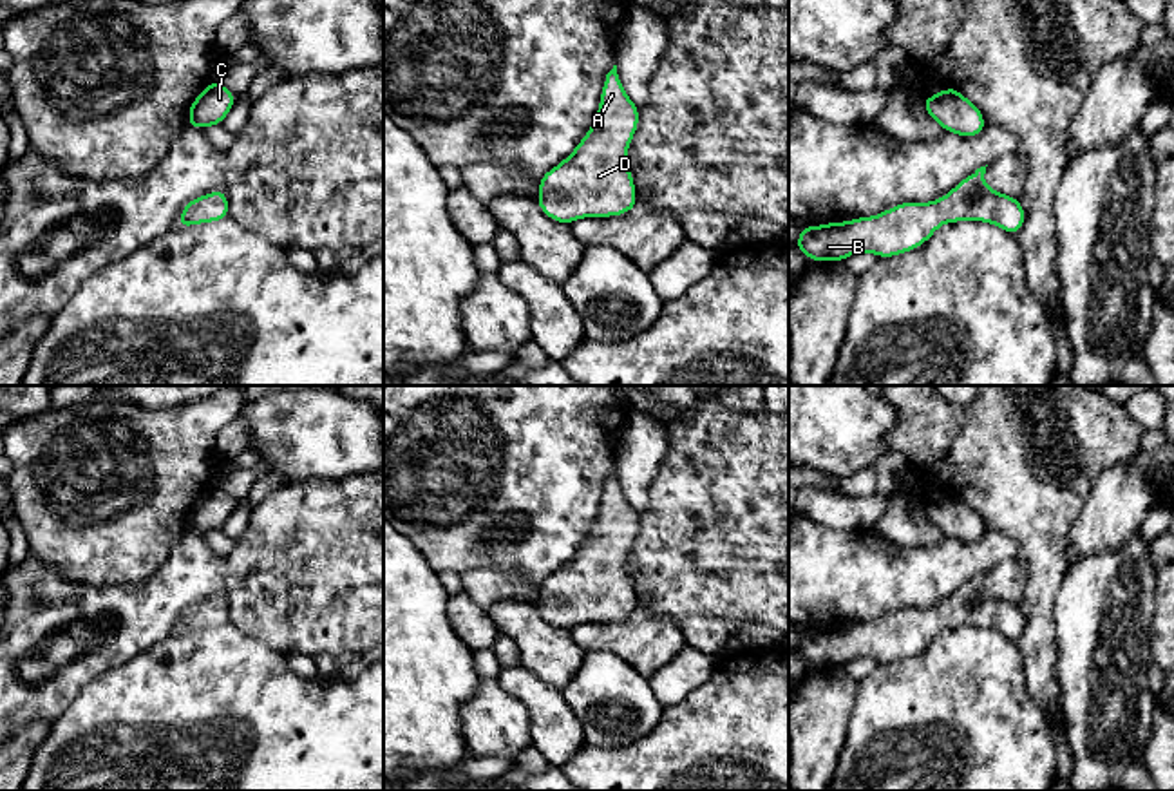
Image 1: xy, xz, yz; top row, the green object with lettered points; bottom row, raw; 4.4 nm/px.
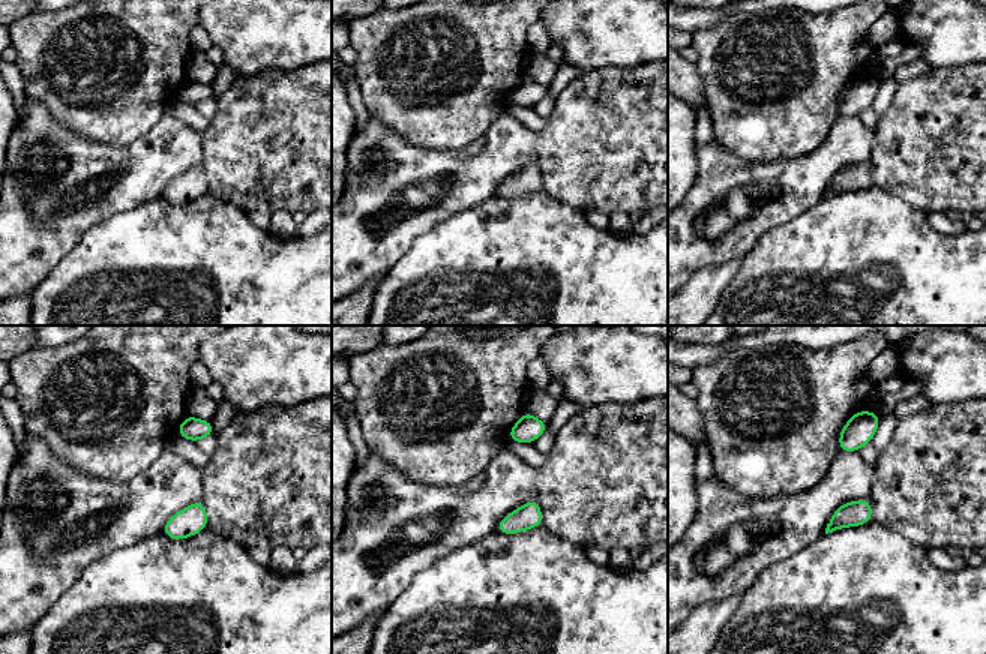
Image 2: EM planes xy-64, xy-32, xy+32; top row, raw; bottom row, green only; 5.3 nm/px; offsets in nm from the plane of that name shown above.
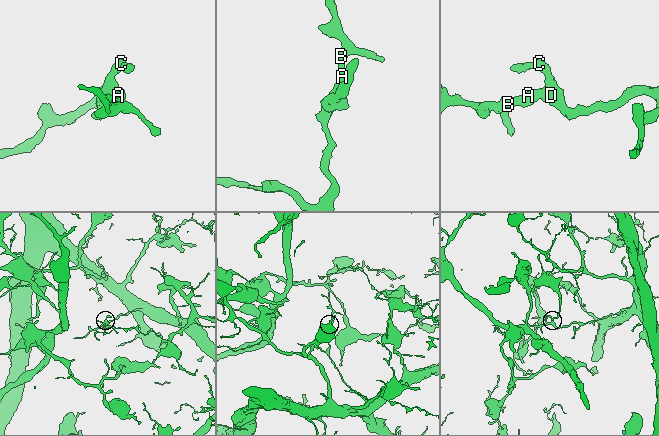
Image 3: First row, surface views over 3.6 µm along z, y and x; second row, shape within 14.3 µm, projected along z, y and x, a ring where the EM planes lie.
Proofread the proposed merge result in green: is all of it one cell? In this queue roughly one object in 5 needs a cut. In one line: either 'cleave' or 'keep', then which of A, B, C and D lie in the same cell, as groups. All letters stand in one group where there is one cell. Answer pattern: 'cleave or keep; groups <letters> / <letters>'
keep; groups A B C D

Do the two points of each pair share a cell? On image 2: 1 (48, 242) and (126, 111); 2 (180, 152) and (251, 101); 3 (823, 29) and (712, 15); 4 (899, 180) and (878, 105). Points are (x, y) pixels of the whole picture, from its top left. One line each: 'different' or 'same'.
1: different
2: different
3: different
4: different

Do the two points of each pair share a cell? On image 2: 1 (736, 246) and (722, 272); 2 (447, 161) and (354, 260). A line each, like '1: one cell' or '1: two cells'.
1: two cells
2: one cell

